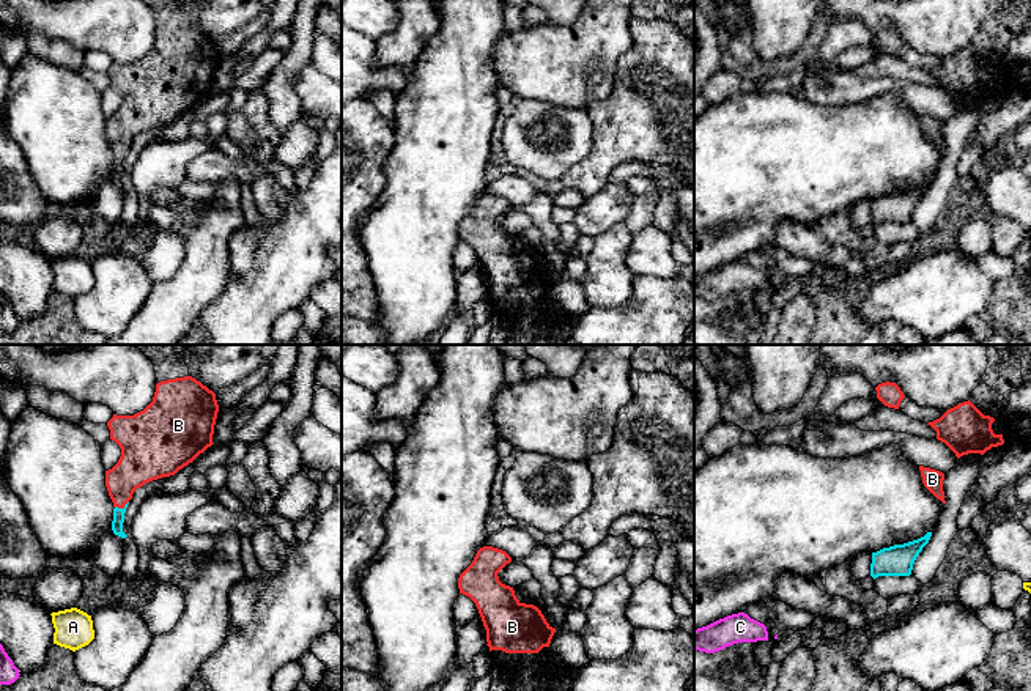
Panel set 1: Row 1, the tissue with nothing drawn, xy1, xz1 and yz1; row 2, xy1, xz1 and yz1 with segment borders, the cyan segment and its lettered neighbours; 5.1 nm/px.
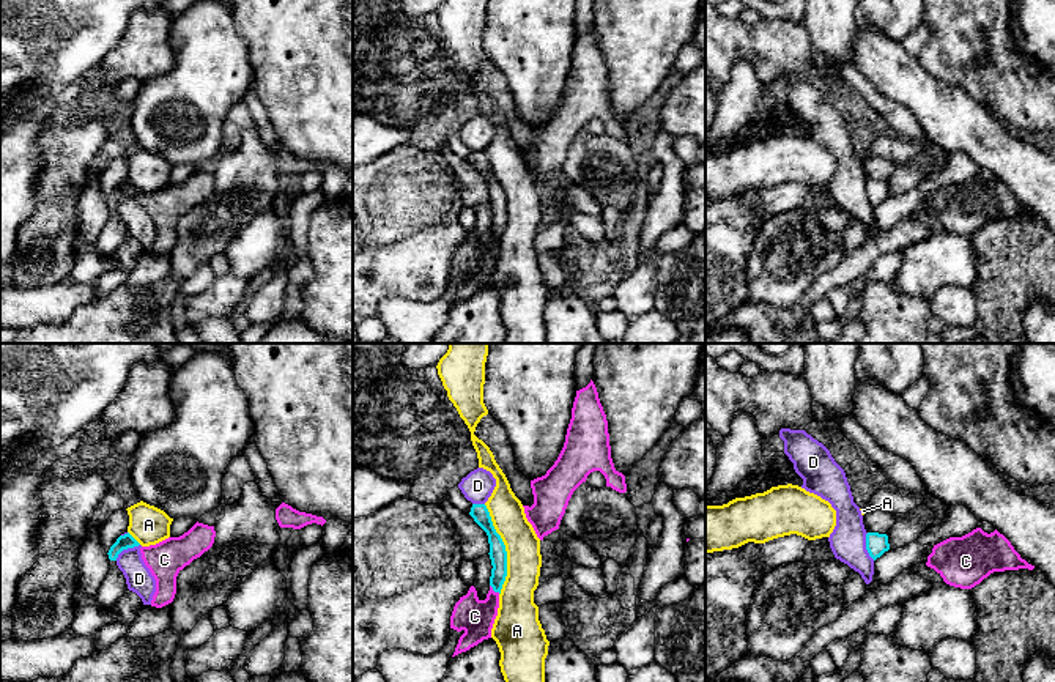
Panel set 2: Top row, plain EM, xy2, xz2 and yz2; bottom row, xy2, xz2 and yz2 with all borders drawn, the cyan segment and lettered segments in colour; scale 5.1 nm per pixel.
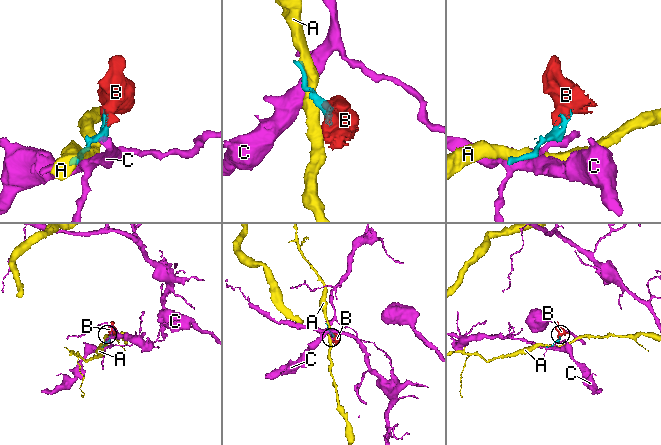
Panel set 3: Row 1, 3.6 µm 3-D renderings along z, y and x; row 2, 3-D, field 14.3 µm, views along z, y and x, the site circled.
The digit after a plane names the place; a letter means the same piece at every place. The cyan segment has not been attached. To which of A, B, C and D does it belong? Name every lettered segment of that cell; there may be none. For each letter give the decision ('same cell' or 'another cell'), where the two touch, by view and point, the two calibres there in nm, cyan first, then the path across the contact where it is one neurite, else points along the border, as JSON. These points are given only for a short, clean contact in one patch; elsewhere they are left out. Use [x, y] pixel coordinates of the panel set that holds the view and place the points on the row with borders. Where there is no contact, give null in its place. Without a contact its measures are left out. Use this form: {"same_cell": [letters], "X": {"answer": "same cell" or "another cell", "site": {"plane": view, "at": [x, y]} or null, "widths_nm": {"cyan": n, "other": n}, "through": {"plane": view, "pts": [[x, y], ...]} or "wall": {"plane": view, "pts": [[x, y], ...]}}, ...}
{"same_cell": ["B"], "A": {"answer": "another cell", "site": {"plane": "xz2", "at": [504, 550]}, "widths_nm": {"cyan": 90, "other": 180}}, "B": {"answer": "same cell", "site": {"plane": "xy1", "at": [121, 509]}, "widths_nm": {"cyan": 60, "other": 200}, "through": {"plane": "xy1", "pts": [[118, 513], [121, 509], [121, 480], [139, 463]]}}, "C": {"answer": "another cell", "site": {"plane": "xz2", "at": [495, 591]}, "widths_nm": {"cyan": 90, "other": 180}, "wall": {"plane": "xz2", "pts": [[490, 585], [499, 593]]}}, "D": {"answer": "another cell", "site": {"plane": "yz2", "at": [866, 547]}, "widths_nm": {"cyan": 110, "other": 190}, "wall": {"plane": "yz2", "pts": [[866, 533], [866, 552], [874, 559]]}}}

